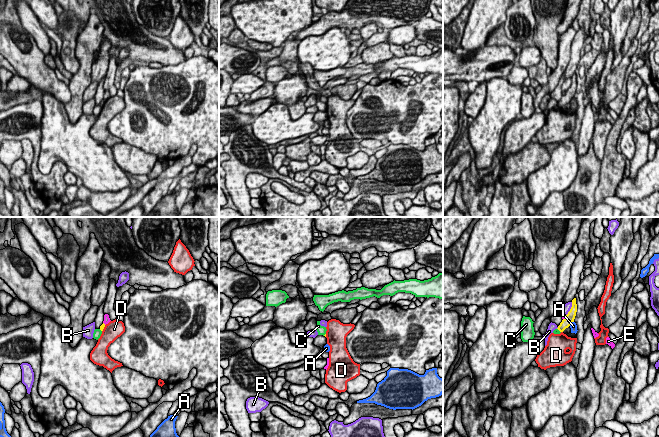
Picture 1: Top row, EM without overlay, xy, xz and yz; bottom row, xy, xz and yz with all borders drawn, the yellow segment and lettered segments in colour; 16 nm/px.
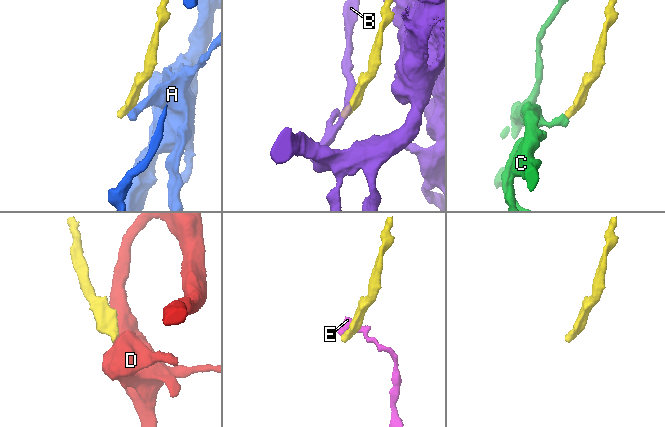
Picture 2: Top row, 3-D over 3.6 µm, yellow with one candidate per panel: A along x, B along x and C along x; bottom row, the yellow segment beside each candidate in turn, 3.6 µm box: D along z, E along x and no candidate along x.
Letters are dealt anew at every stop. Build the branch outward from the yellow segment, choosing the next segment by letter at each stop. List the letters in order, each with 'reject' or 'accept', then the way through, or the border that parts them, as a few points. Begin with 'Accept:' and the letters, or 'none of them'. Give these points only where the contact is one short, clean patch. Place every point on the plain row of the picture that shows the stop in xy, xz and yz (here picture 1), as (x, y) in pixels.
Accept: none of them
A: reject; border along yz (573, 97), (569, 101)
B: reject; border along yz (572, 78), (570, 86), (565, 91)
C: reject; border along yz (557, 104), (560, 108)
D: reject; border along xy (105, 101), (102, 107)
E: reject; border along yz (566, 92), (563, 95)

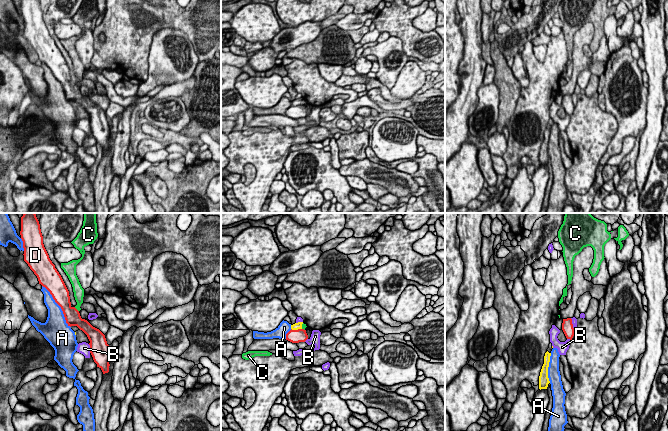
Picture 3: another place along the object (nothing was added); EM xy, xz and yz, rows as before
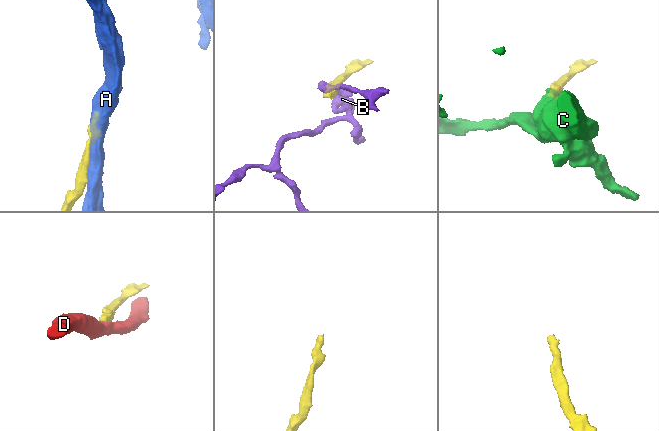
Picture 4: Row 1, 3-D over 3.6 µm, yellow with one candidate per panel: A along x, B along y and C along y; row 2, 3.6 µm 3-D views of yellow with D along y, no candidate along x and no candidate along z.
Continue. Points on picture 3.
Accept: C
A: reject
B: reject
C: accept; runs through xz (296, 102), (301, 102), (304, 102)
D: reject; border along xz (291, 104), (301, 105)

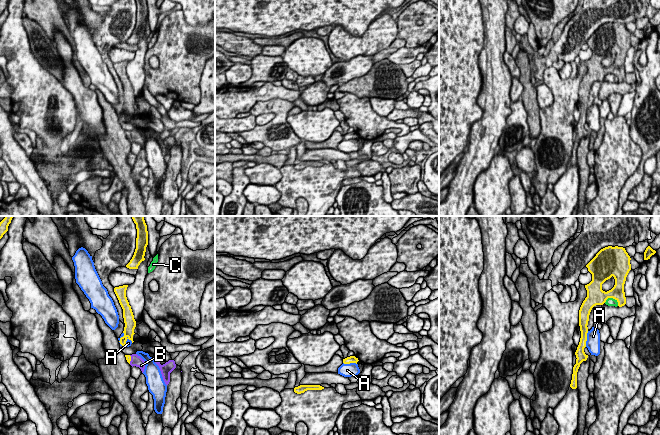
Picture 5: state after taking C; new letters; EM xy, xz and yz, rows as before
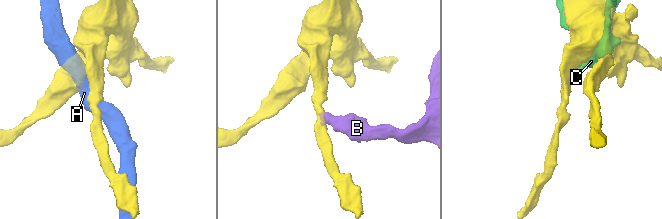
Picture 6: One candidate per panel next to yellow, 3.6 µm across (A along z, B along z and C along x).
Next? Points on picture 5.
Accept: none of them
A: reject; border along yz (588, 107), (585, 122)
B: reject; border along xy (129, 131), (130, 139)
C: reject

